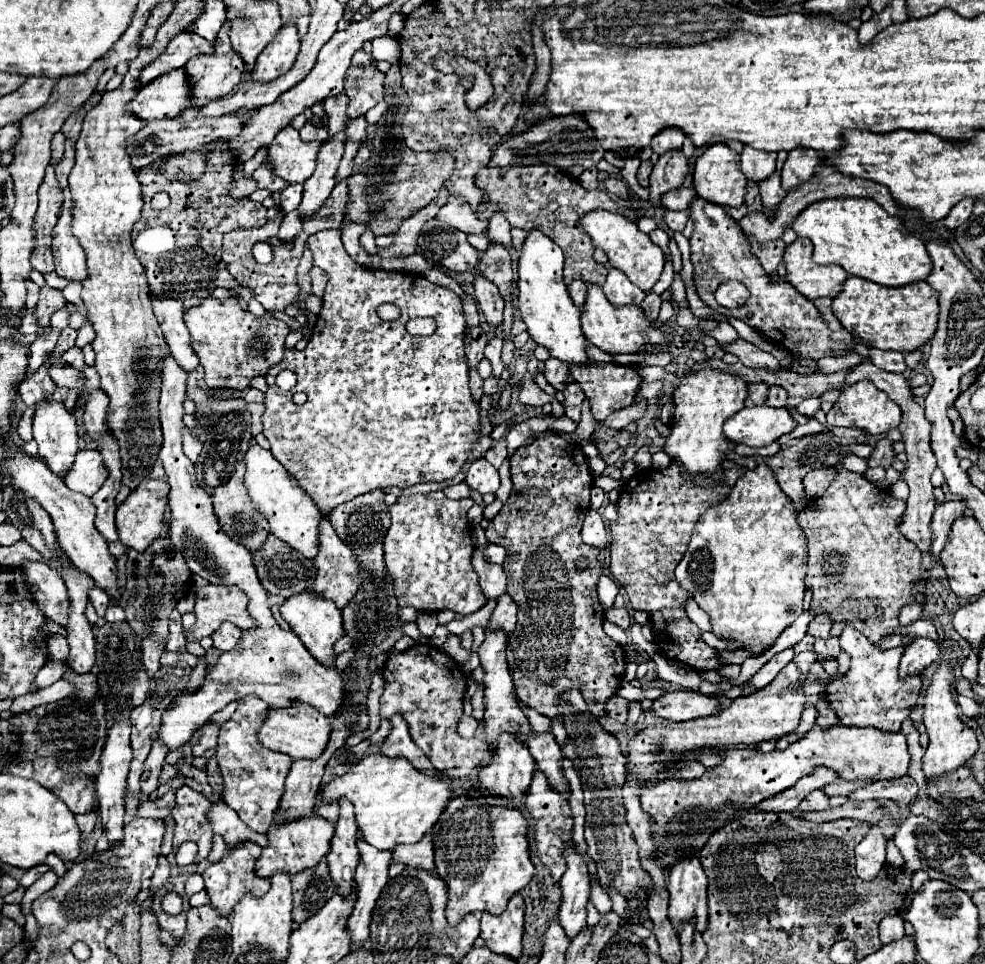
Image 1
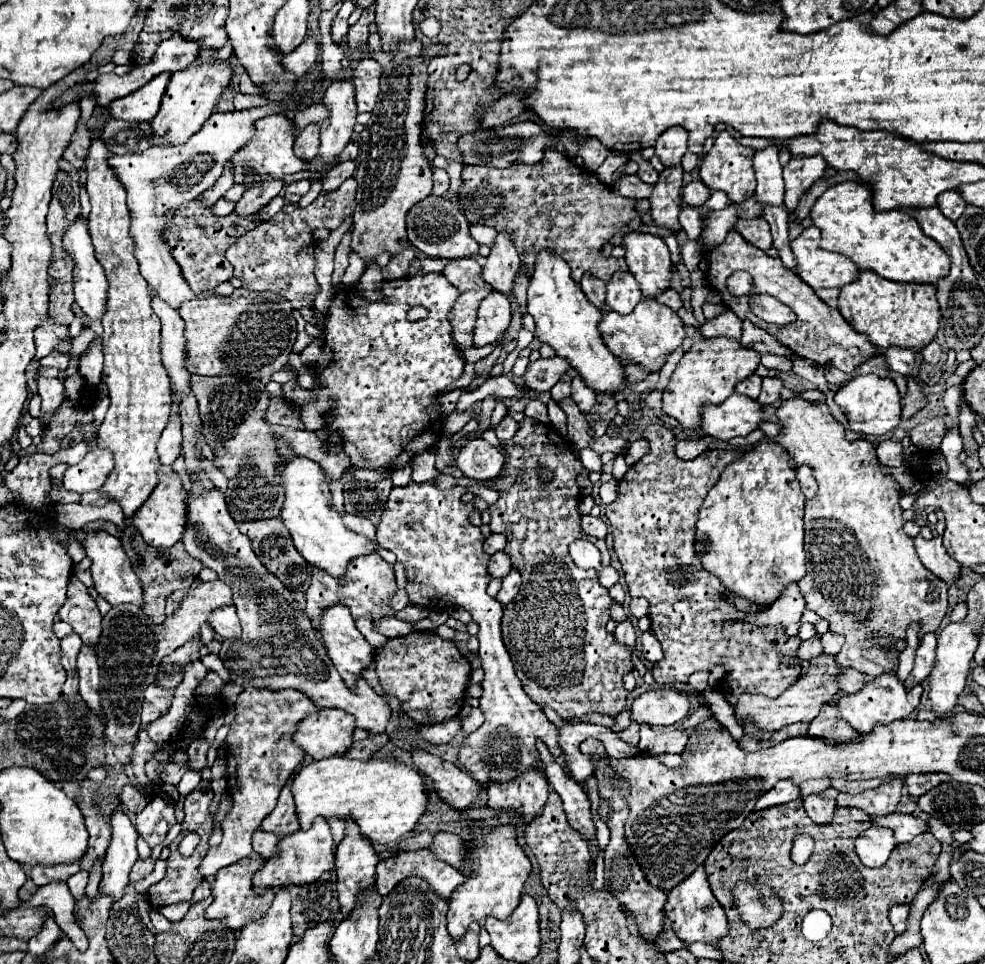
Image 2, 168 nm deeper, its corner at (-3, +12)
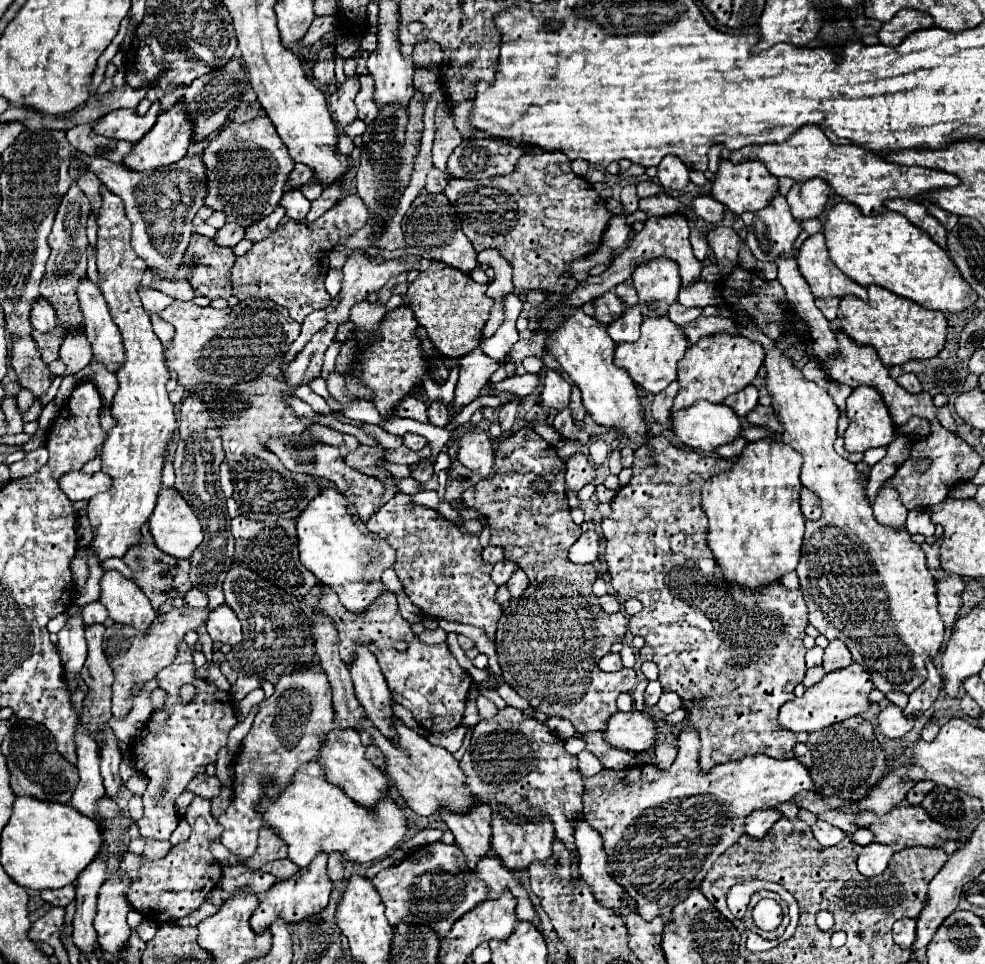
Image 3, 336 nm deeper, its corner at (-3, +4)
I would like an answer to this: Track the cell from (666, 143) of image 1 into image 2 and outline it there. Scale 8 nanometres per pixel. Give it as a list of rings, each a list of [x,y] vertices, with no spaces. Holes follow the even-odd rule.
[[[672,127],[666,129],[658,141],[656,141],[656,155],[660,157],[660,161],[666,167],[674,167],[680,165],[682,155],[686,153],[686,141],[688,141],[688,131],[684,131],[682,127]]]

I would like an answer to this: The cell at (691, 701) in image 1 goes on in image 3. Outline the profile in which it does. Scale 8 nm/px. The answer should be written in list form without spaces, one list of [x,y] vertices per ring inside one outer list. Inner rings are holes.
[[[630,711],[630,713],[614,713],[608,719],[608,727],[604,731],[604,741],[614,749],[624,749],[632,753],[646,751],[654,745],[656,725],[648,713]]]

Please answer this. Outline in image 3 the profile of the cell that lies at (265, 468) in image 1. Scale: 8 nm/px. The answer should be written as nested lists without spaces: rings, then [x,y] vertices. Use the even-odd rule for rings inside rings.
[[[324,489],[322,495],[312,499],[300,513],[296,527],[302,565],[310,569],[320,583],[332,587],[348,611],[356,615],[368,611],[386,589],[380,575],[394,567],[394,549],[382,537],[368,531],[368,527],[358,519],[356,507],[336,489]]]

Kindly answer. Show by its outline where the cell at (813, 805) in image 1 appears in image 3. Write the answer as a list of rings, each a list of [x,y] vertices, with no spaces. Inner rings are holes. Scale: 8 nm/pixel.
[[[816,821],[816,823],[812,825],[812,833],[814,833],[816,841],[818,841],[820,845],[824,845],[824,847],[834,847],[834,845],[838,845],[838,843],[846,837],[844,831],[840,831],[838,827],[828,825],[826,821]]]

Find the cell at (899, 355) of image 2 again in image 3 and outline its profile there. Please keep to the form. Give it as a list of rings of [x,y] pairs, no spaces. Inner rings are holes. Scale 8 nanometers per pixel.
[[[904,373],[904,375],[900,375],[896,381],[898,381],[898,385],[904,387],[908,393],[920,393],[920,391],[922,391],[920,381],[918,381],[912,373]]]

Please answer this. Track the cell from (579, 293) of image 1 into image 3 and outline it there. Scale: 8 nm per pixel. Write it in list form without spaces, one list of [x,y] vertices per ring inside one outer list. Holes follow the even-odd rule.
[[[610,291],[610,293],[604,293],[602,297],[598,297],[596,301],[592,301],[592,305],[594,305],[594,315],[596,315],[596,319],[604,325],[604,327],[608,327],[612,321],[616,321],[622,313],[624,313],[624,309],[626,309],[626,305]]]

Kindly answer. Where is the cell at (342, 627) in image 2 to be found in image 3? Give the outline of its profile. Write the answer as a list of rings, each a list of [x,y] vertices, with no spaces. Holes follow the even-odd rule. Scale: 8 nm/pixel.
[[[364,647],[356,649],[356,661],[350,665],[350,673],[356,689],[356,699],[364,707],[368,719],[384,737],[396,743],[398,733],[392,725],[392,693],[378,667],[376,657]]]

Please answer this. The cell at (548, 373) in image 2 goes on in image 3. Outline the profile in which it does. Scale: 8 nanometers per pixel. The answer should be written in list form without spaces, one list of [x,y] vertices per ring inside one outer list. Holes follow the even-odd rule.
[[[526,373],[522,377],[516,375],[516,377],[508,377],[500,383],[490,383],[490,389],[494,393],[512,393],[512,395],[518,395],[518,397],[526,397],[538,387],[538,383],[540,383],[538,375]]]

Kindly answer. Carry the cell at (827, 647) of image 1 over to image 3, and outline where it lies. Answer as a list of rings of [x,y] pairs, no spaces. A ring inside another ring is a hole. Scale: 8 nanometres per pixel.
[[[830,641],[830,645],[824,649],[824,671],[836,671],[852,665],[852,657],[848,647],[842,641]]]

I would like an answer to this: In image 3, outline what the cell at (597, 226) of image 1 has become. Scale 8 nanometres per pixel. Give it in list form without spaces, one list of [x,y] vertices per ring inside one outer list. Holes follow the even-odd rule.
[[[666,257],[636,267],[632,281],[638,291],[638,305],[644,317],[664,317],[668,307],[678,299],[678,291],[682,287],[678,265]]]

